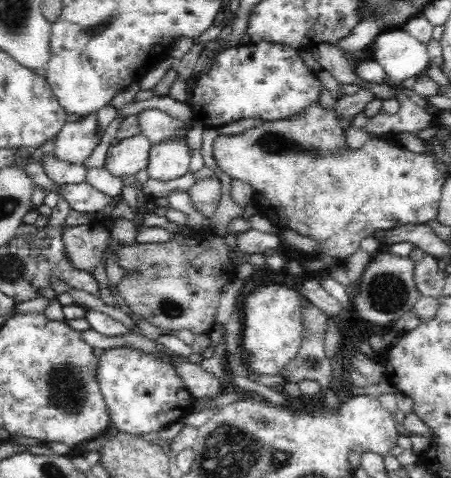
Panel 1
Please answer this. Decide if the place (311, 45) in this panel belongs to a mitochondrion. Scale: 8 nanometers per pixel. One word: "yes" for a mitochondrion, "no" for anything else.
no

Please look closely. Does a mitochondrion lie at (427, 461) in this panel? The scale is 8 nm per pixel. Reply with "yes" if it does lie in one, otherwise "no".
no

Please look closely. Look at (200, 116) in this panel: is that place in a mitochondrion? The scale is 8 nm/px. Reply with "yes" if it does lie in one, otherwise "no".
no

